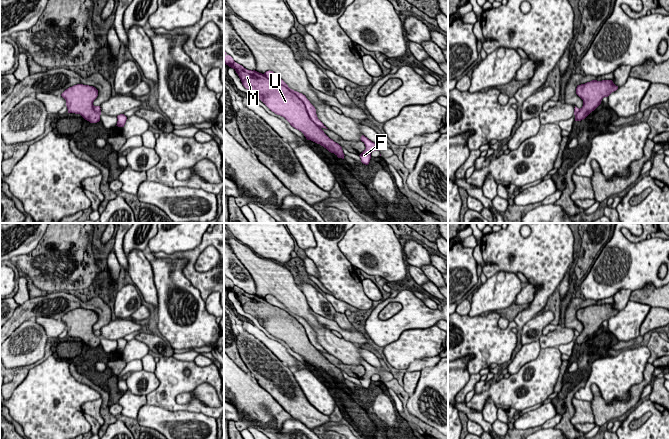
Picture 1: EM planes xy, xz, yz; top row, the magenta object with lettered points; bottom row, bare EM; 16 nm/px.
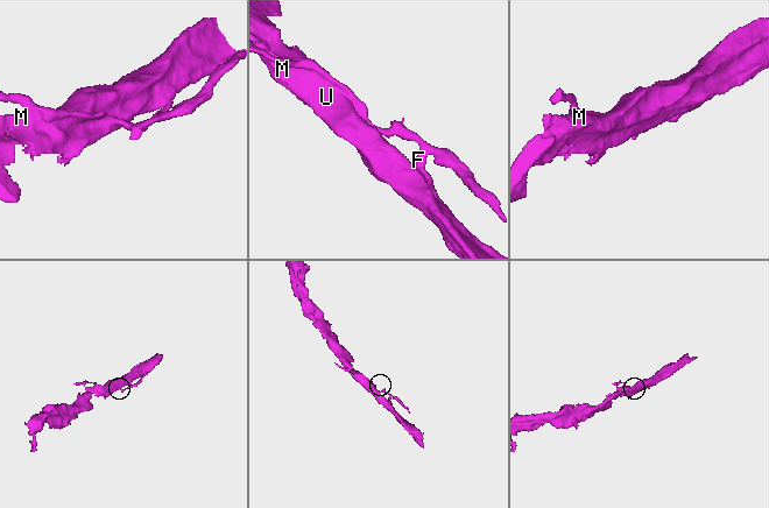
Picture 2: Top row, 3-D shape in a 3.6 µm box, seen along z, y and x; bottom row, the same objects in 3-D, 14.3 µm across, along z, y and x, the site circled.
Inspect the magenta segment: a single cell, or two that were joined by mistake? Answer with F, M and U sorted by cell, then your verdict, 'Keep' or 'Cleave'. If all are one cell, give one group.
Groups: F / M U. Cleave

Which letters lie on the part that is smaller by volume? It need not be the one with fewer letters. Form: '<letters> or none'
F

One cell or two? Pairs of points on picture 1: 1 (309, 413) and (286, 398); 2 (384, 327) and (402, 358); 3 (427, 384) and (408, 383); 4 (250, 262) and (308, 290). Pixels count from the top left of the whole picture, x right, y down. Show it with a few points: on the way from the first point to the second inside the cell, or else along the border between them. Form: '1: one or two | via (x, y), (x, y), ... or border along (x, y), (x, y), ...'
1: one | via (303, 411), (292, 400)
2: two | border along (412, 329), (406, 329), (395, 340), (384, 347)
3: two | border along (420, 371), (416, 388), (410, 395)
4: two | border along (296, 285), (303, 293), (308, 306)

